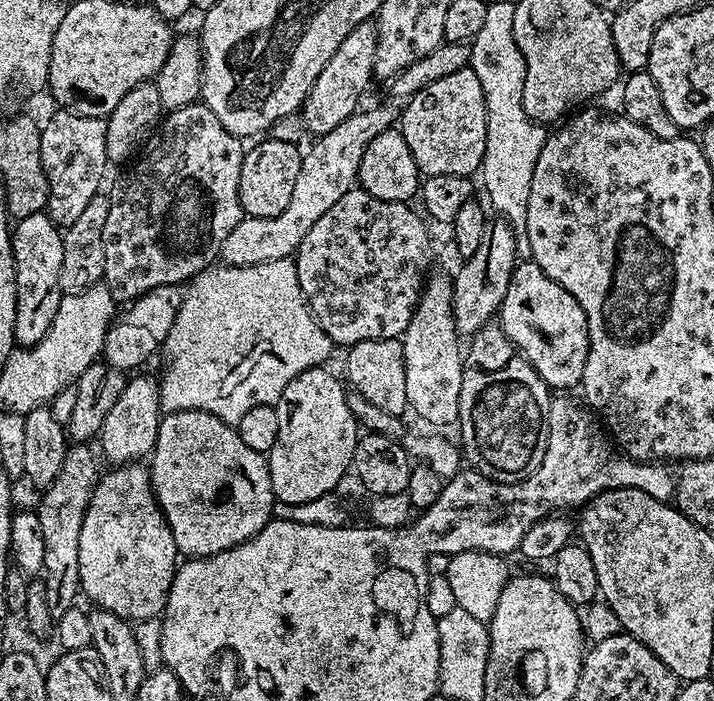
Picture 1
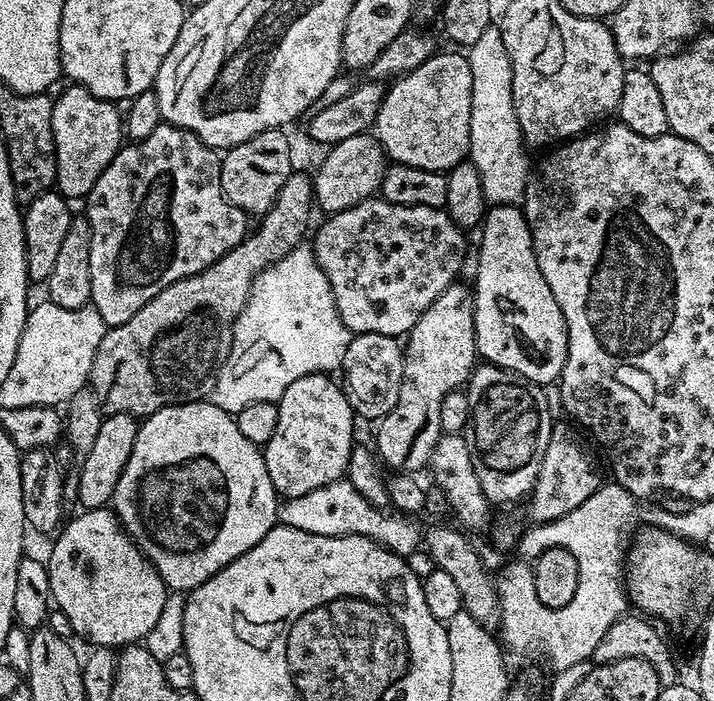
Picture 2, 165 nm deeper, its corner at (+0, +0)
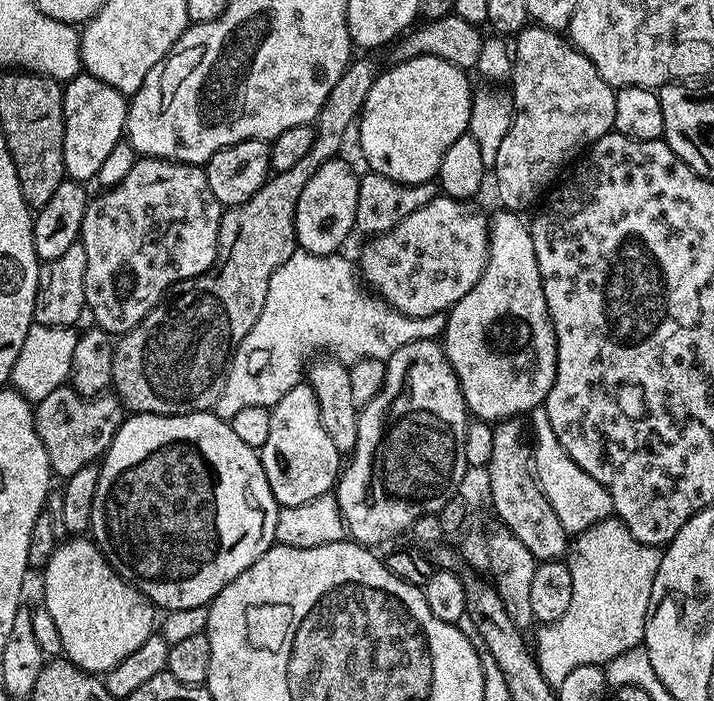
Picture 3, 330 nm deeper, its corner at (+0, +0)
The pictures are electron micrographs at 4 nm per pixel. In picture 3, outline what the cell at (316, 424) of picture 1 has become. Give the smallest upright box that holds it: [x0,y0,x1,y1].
[258,382,342,508]

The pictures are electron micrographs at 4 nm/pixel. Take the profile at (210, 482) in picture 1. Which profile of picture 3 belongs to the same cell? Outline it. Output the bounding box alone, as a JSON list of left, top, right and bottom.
[94,411,281,612]

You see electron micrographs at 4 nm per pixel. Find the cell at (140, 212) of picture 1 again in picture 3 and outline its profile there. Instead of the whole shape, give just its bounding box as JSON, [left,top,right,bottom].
[78,156,225,338]

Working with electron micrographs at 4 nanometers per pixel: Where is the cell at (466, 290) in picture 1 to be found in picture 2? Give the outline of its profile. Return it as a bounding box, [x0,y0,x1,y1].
[375,282,478,474]

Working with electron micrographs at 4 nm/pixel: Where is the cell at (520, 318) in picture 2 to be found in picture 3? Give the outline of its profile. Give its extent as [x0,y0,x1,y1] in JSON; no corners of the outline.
[442,211,556,422]

